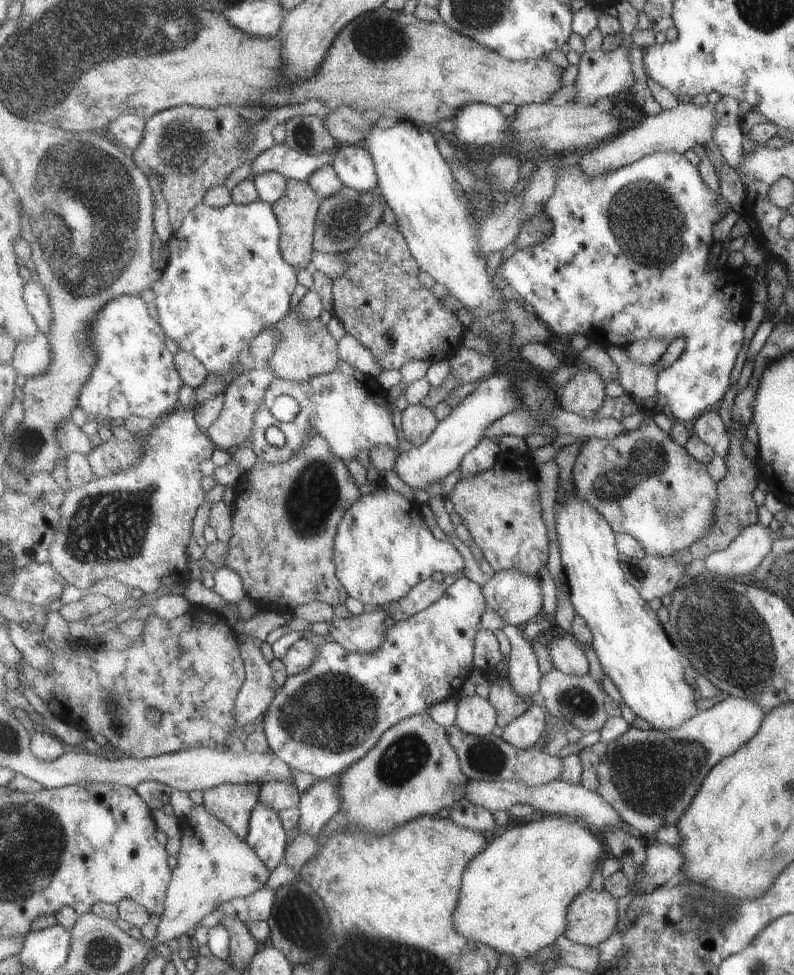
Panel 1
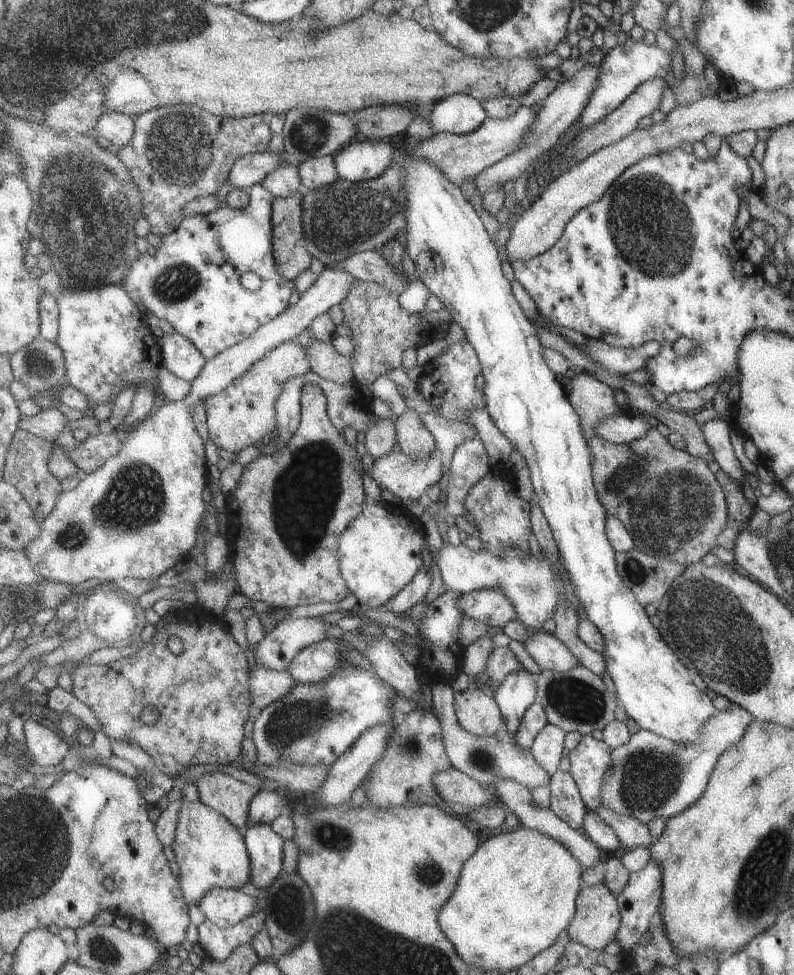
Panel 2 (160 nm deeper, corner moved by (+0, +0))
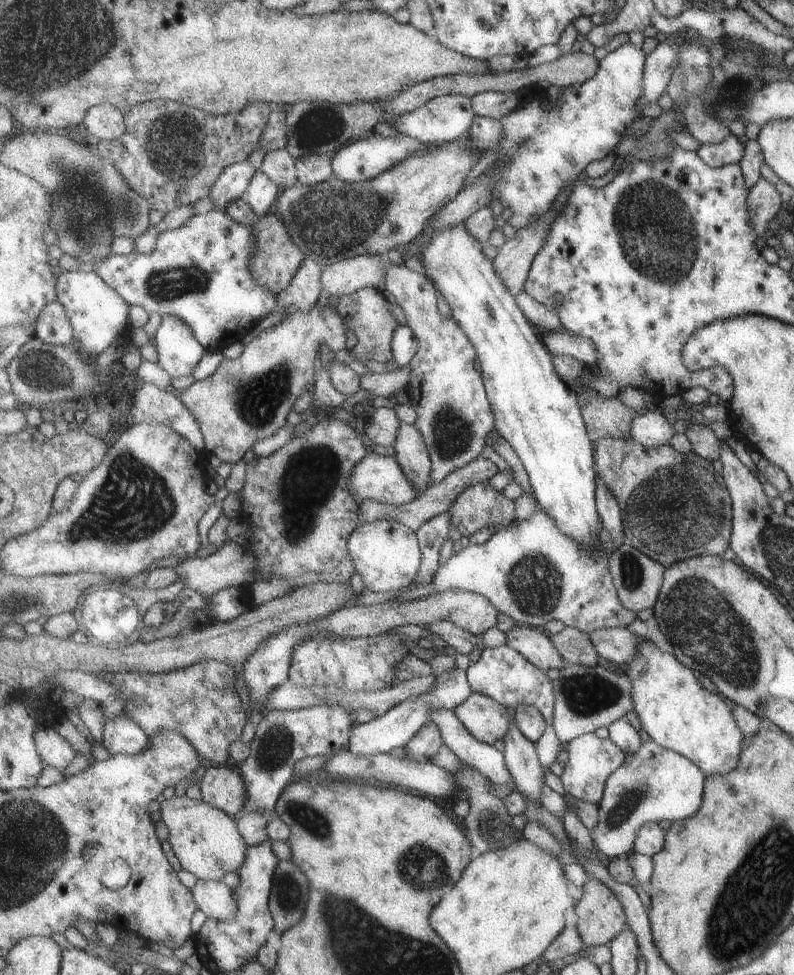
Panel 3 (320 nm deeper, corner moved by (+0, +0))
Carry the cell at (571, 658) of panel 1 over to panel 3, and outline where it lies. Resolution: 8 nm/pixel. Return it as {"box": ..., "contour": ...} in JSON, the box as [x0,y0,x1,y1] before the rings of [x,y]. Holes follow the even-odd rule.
{"box":[505,624,564,670],"contour":[[[516,624],[505,634],[507,645],[526,656],[535,666],[543,670],[563,668],[564,657],[546,630]]]}

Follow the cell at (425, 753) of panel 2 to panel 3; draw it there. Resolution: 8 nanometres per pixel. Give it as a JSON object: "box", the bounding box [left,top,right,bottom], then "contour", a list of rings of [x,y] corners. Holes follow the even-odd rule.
{"box":[405,720,443,763],"contour":[[[431,720],[406,744],[405,749],[410,760],[424,763],[439,752],[443,743],[441,727]]]}

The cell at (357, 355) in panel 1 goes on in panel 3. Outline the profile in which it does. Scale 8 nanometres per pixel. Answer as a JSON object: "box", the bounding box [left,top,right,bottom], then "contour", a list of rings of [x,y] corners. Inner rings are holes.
{"box":[177,303,348,465],"contour":[[[318,303],[312,304],[308,307],[309,312],[301,312],[302,308],[300,307],[288,307],[288,315],[282,321],[279,321],[278,324],[261,331],[250,343],[247,343],[243,354],[241,354],[239,358],[223,358],[217,370],[212,375],[209,375],[205,379],[195,381],[191,386],[185,389],[183,394],[178,394],[177,397],[183,401],[183,404],[186,404],[190,408],[190,411],[196,416],[196,420],[201,425],[201,430],[203,431],[206,440],[206,455],[213,454],[222,462],[229,462],[234,465],[245,456],[247,450],[251,450],[251,448],[255,446],[257,440],[263,440],[263,438],[273,436],[281,426],[287,424],[287,416],[289,416],[289,412],[291,412],[291,410],[295,411],[294,407],[296,406],[296,403],[304,396],[306,391],[309,391],[313,387],[313,384],[315,384],[315,362],[317,362],[317,356],[321,354],[323,346],[327,346],[334,352],[339,352],[339,350],[343,350],[343,348],[347,346],[347,334],[345,332],[347,332],[348,325],[341,314],[339,314],[337,308],[332,309],[329,306],[328,303],[324,307]]]}

